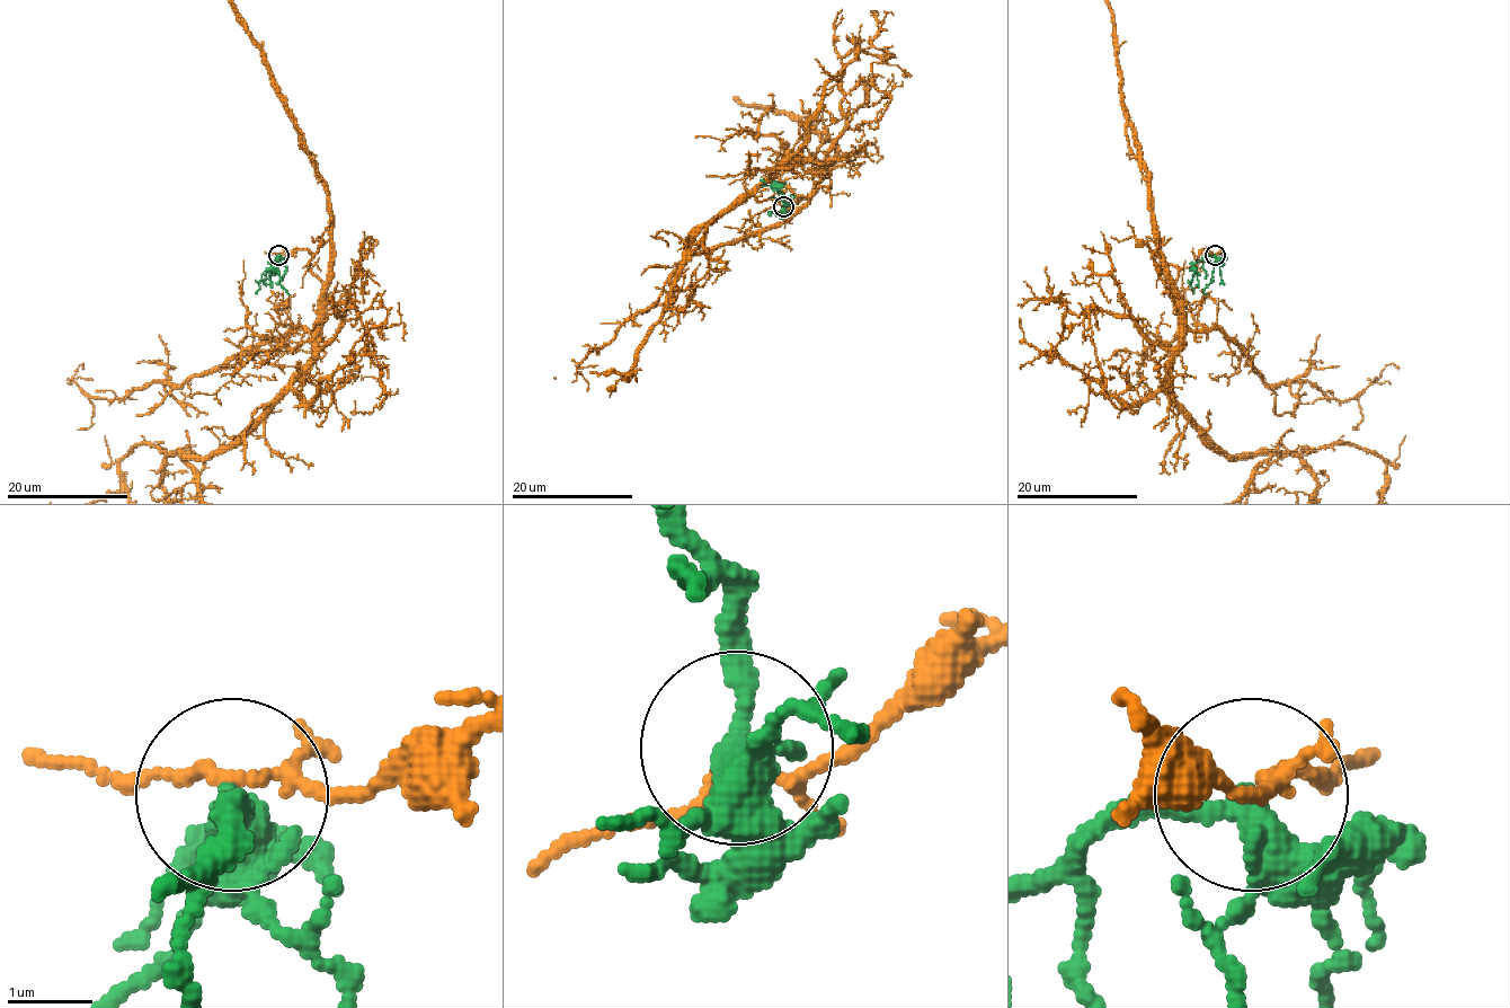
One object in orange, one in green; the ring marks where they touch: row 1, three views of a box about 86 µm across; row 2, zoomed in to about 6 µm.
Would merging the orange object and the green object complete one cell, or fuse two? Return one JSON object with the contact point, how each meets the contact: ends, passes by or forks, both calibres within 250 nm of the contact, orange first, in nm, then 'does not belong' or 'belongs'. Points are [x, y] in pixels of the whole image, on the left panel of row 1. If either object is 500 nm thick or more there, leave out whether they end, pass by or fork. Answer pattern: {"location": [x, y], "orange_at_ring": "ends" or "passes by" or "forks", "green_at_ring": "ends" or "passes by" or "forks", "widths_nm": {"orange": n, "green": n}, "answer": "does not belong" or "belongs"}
{"location": [278, 255], "orange_at_ring": "forks", "green_at_ring": "passes by", "widths_nm": {"orange": 120, "green": 360}, "answer": "does not belong"}

